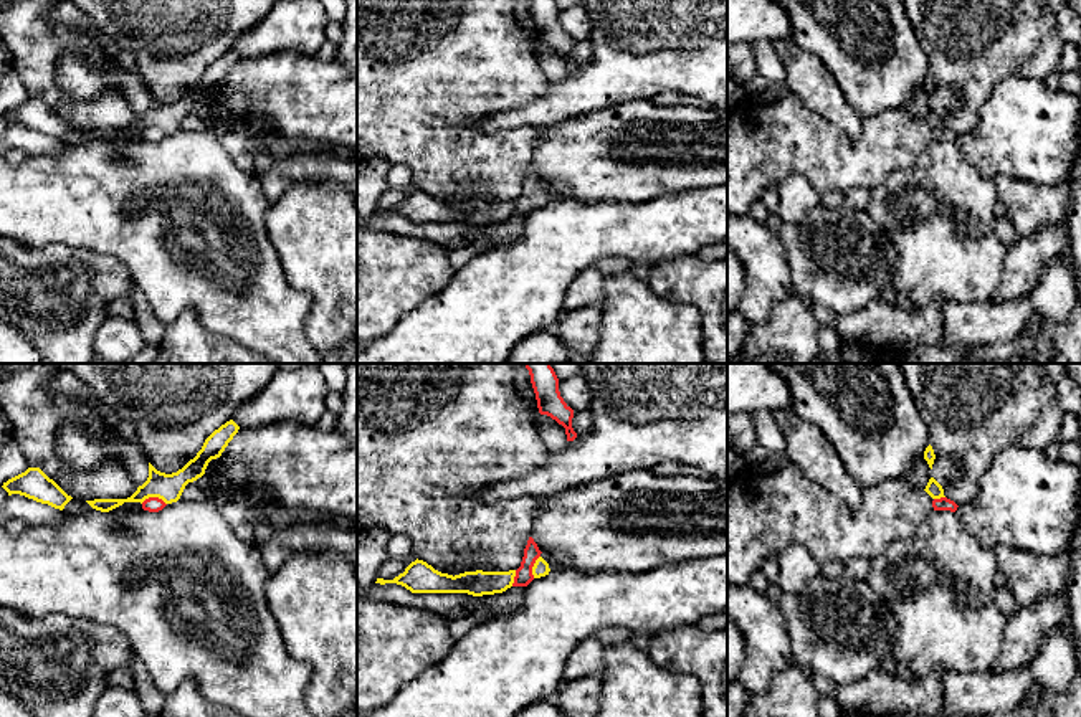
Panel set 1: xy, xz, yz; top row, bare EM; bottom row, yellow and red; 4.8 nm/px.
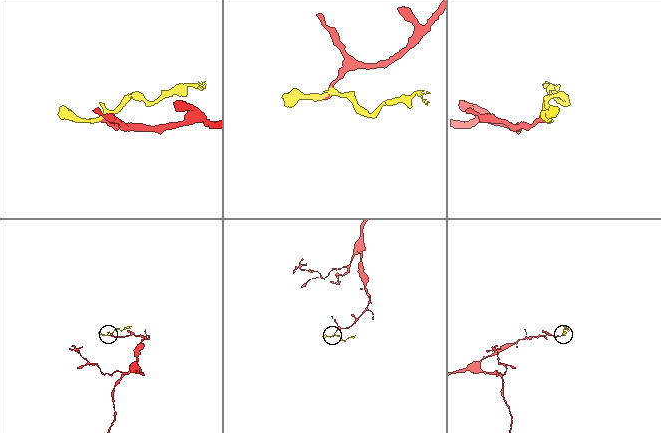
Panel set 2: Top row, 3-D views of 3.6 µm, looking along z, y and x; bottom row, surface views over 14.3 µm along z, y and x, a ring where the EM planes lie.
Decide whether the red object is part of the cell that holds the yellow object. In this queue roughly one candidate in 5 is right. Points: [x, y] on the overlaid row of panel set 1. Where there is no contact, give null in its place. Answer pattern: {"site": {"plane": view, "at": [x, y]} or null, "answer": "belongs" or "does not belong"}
{"site": {"plane": "xy", "at": [154, 496]}, "answer": "does not belong"}

